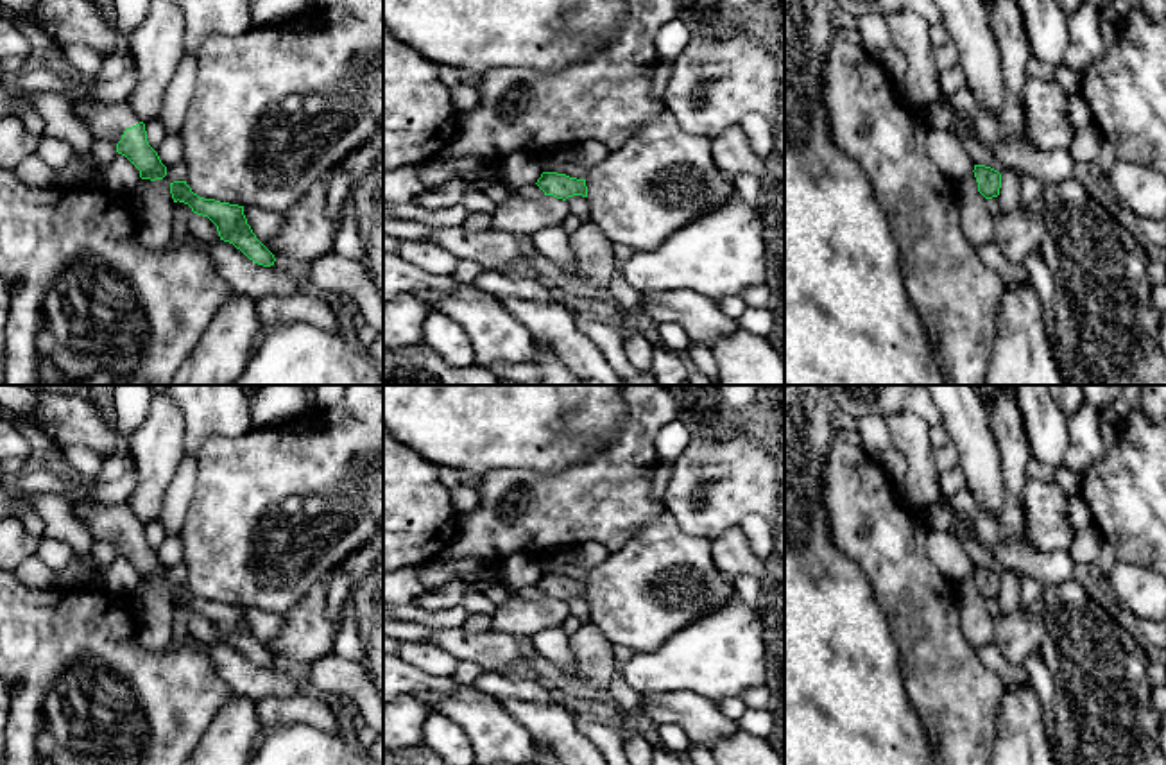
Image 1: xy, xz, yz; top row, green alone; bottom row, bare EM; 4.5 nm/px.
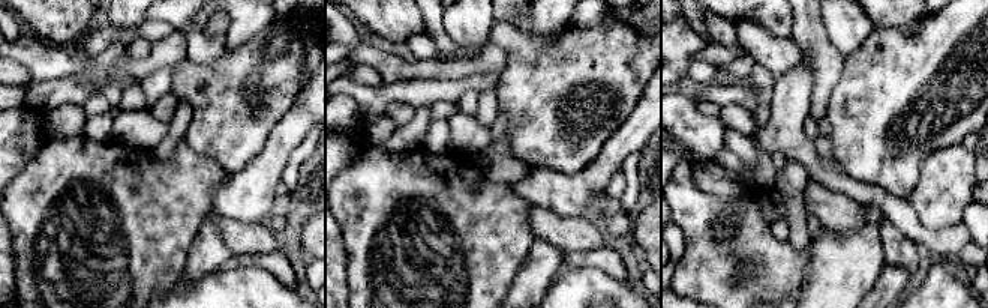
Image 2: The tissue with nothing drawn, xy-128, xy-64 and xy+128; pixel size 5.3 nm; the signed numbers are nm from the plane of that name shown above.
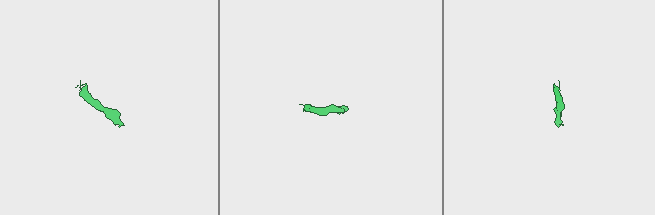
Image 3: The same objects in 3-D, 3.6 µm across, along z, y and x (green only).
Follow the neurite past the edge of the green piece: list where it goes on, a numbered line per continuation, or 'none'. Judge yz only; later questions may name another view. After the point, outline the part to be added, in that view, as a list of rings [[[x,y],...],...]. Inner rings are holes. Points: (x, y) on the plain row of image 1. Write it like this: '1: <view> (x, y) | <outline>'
none

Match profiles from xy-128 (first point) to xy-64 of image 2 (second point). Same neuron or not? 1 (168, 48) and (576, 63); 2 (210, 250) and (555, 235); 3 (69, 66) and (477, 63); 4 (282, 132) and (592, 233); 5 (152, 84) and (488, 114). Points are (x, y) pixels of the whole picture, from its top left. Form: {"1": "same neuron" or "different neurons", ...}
{"1": "different neurons", "2": "different neurons", "3": "same neuron", "4": "different neurons", "5": "same neuron"}

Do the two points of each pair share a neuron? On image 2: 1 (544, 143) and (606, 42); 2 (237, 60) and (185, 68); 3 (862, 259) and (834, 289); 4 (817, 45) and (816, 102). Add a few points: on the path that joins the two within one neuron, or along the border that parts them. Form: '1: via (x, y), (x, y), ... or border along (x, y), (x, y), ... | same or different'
1: via (552, 117), (555, 96), (583, 68) | same
2: via (224, 74), (198, 74) | same
3: via (855, 266), (840, 281) | same
4: via (822, 59), (822, 89) | same

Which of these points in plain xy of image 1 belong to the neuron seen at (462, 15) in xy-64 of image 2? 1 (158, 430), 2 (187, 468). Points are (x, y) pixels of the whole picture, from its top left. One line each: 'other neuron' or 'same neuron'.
1: same neuron
2: other neuron

